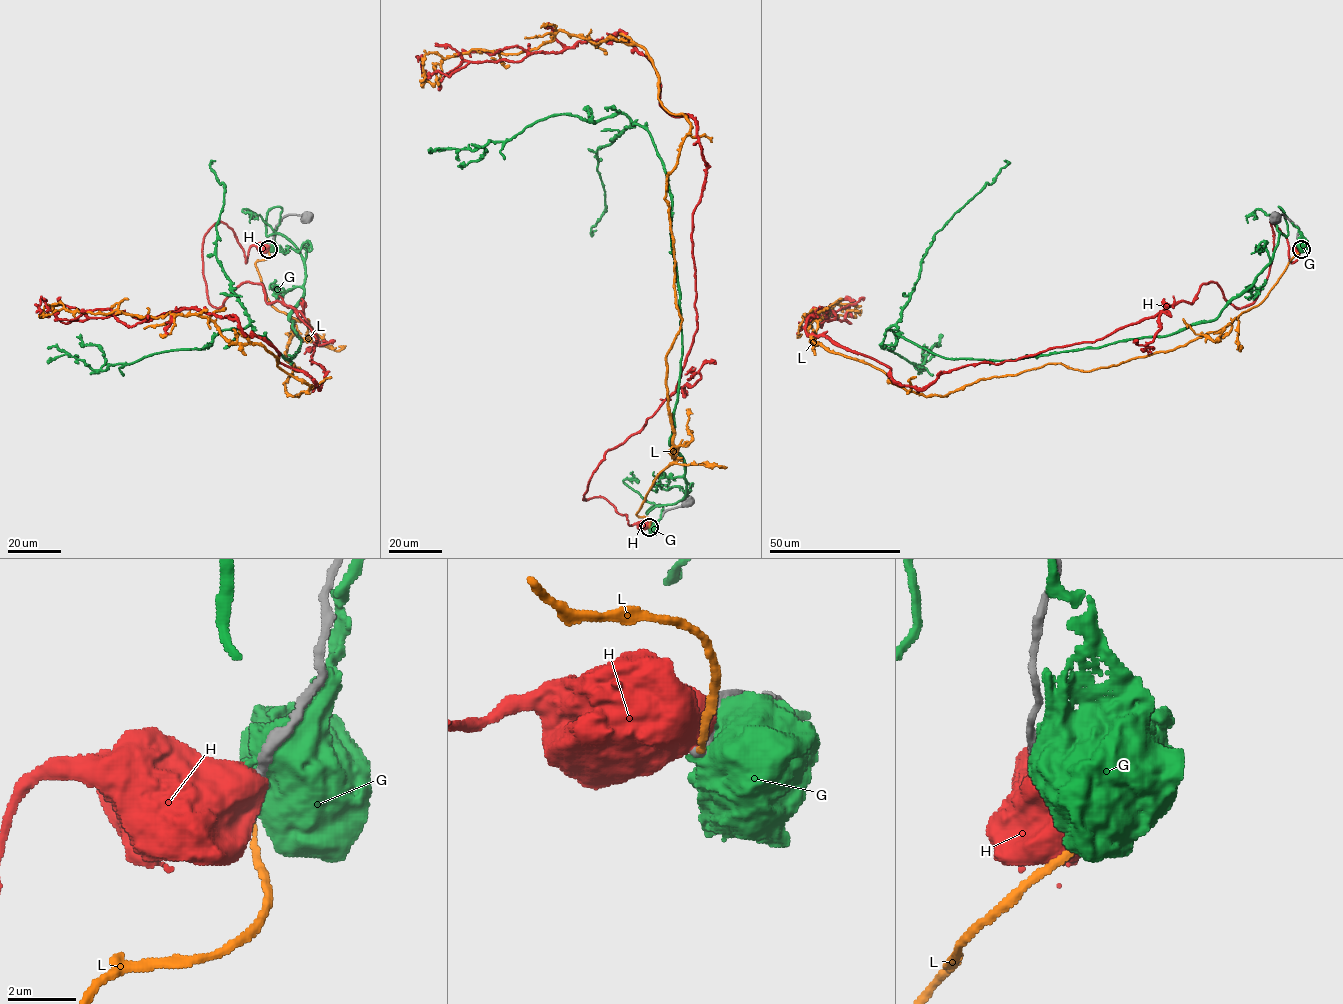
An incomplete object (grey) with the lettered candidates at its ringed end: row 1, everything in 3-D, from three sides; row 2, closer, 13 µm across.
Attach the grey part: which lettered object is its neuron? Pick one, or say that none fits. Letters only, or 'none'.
L

